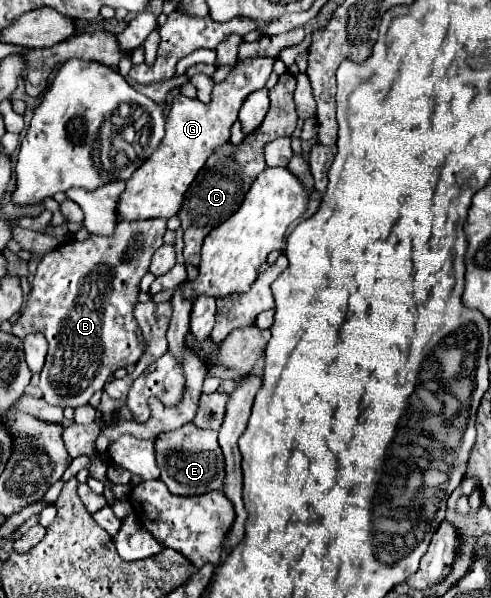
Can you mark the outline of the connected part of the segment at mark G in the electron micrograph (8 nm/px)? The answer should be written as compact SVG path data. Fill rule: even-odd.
M256 57L252 61L242 59L224 81L214 83L212 89L212 101L208 105L200 103L198 99L188 99L184 95L176 95L170 107L170 113L166 117L166 135L160 141L158 149L132 173L132 177L126 183L126 189L122 191L120 199L118 199L118 221L136 221L136 219L154 219L154 217L162 217L162 219L170 219L172 215L176 215L180 211L180 205L184 201L184 193L190 187L190 183L194 181L194 177L198 175L198 171L204 167L204 161L210 157L210 153L218 147L224 145L230 139L230 127L232 123L238 119L238 109L244 101L244 97L248 97L248 93L258 91L266 85L268 75L272 73L272 59L270 57Z

